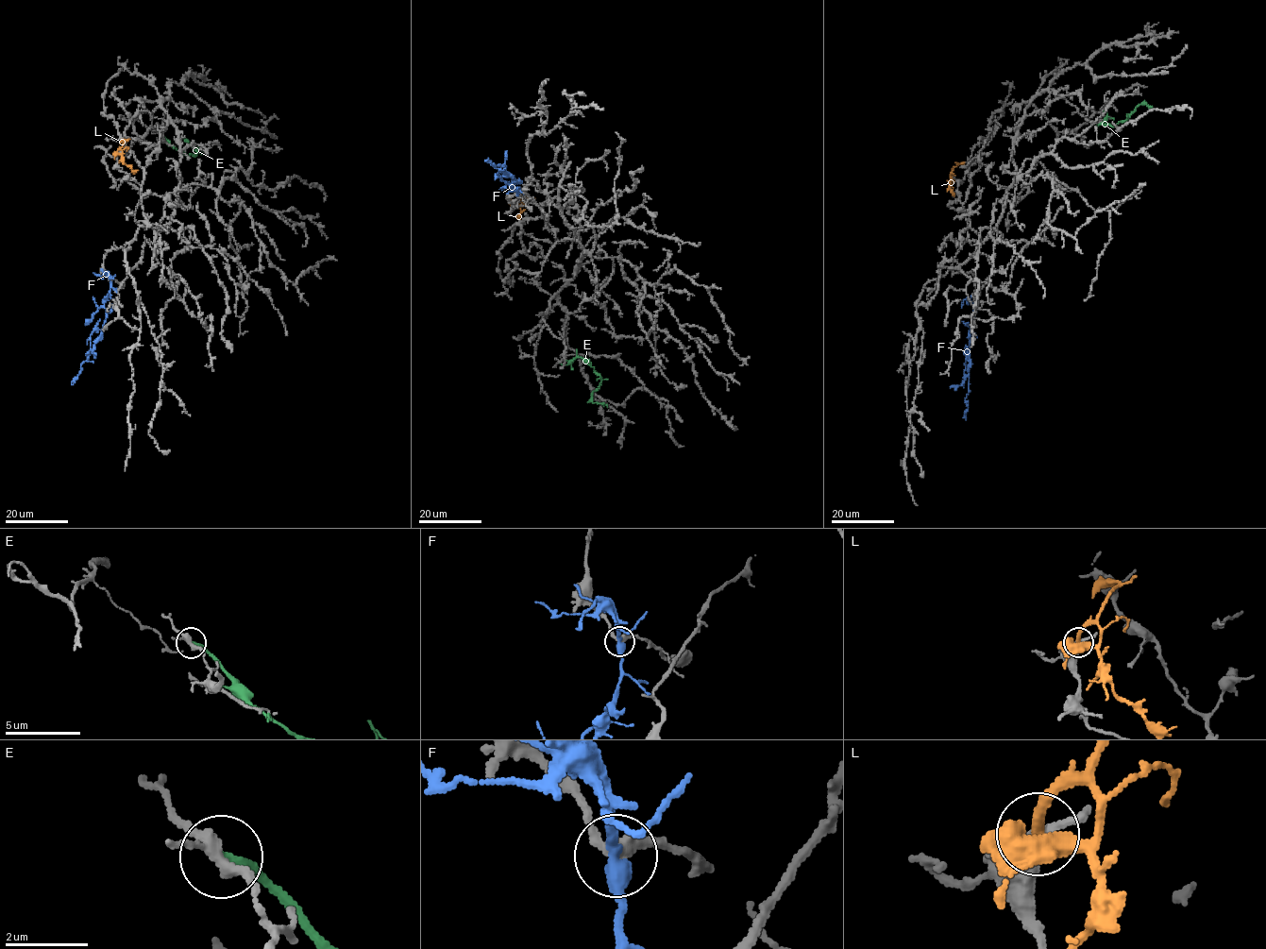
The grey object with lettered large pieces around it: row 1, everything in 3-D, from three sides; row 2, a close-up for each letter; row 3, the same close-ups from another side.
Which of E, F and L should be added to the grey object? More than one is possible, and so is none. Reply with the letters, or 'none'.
none

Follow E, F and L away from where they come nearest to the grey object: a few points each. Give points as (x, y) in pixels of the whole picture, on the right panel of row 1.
E: (1103, 111), (1106, 112), (1106, 117), (1103, 124), (1110, 127), (1127, 119), (1138, 106), (1145, 104), (1153, 108)
F: (974, 304), (965, 419)
L: (954, 179), (950, 187), (954, 194)

